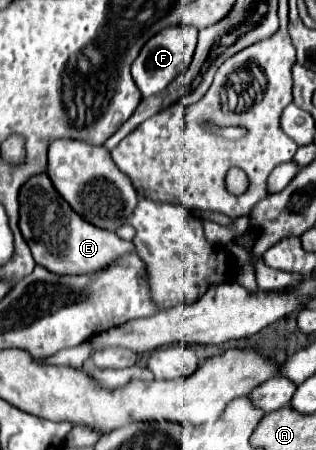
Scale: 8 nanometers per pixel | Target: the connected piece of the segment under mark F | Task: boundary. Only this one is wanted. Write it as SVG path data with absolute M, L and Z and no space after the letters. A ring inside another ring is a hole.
M181 25L167 27L145 43L145 47L141 49L139 57L133 61L133 67L131 67L133 79L135 79L143 99L163 91L185 67L189 67L189 63L193 59L195 45L197 45L197 29L195 27L181 27Z

